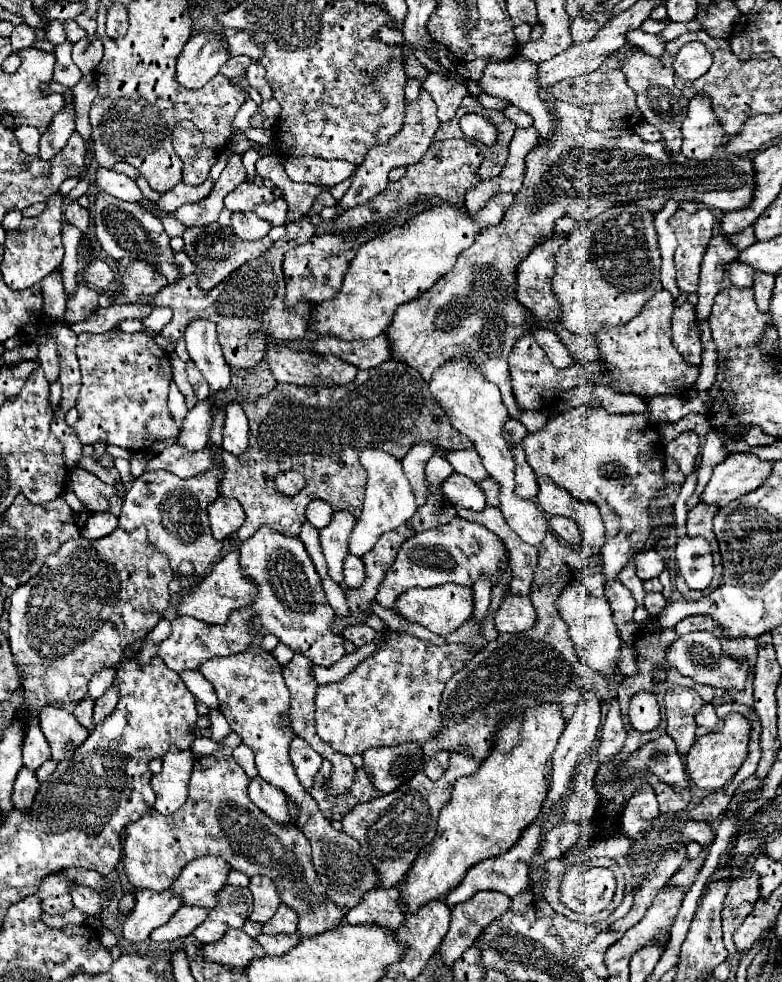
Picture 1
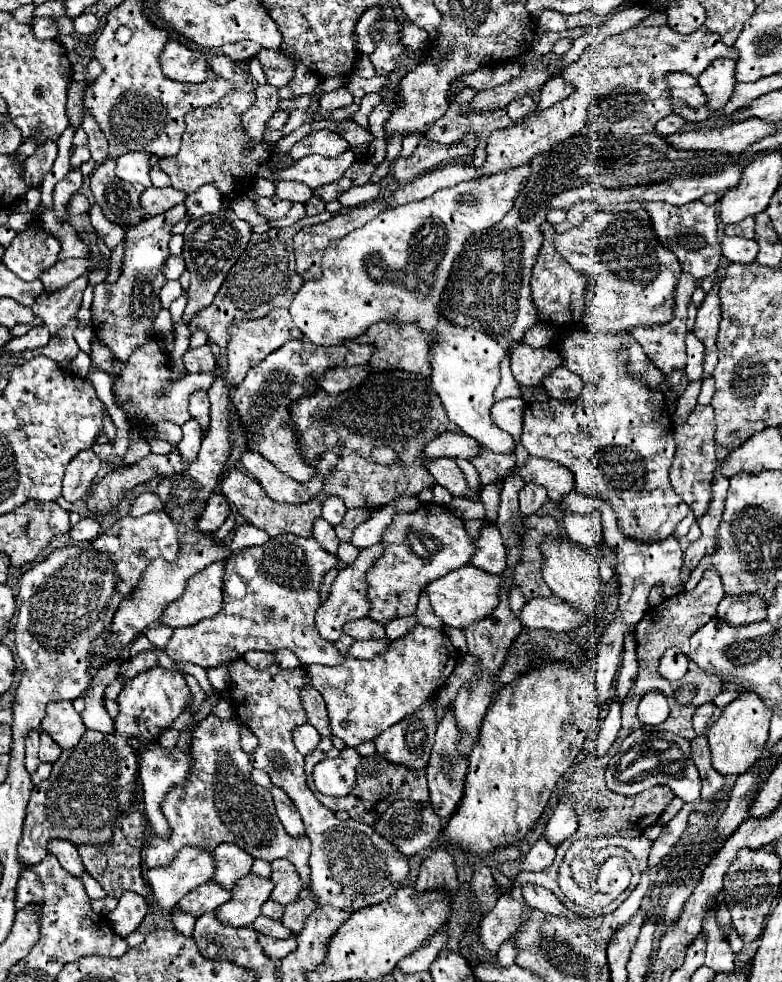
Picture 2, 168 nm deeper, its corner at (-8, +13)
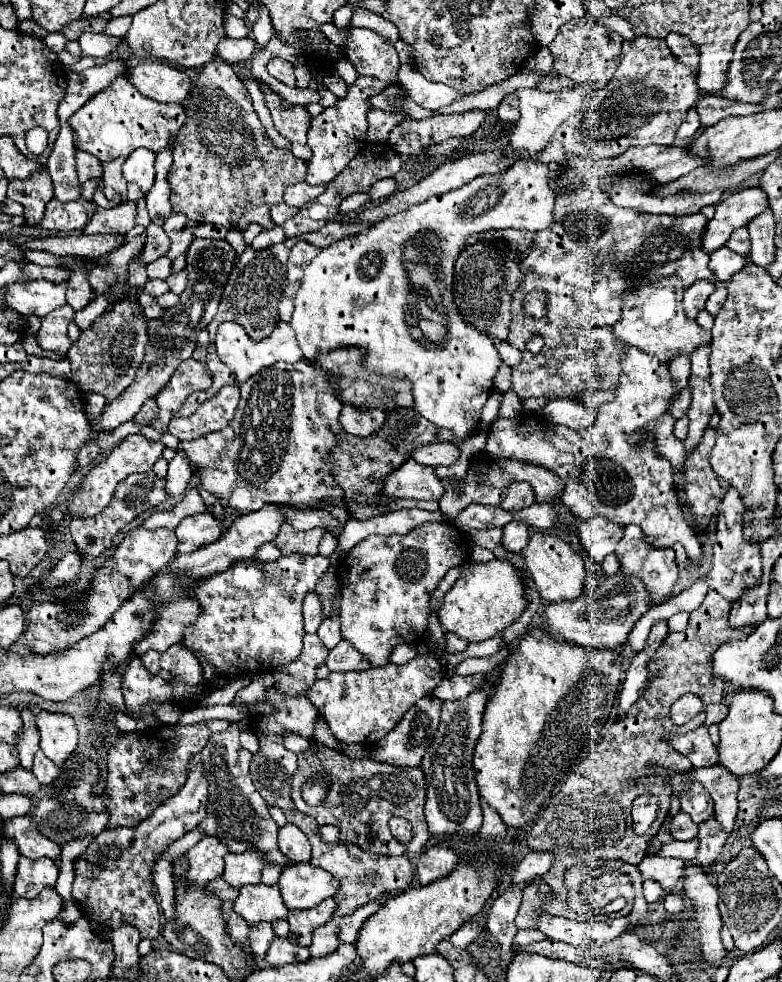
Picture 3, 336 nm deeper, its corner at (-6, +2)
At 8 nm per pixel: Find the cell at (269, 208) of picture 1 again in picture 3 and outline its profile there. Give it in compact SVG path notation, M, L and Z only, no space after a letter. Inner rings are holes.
M298 182L286 188L284 192L284 202L288 206L296 206L296 208L304 208L308 206L312 200L316 200L320 194L324 192L324 186L308 186L306 182Z

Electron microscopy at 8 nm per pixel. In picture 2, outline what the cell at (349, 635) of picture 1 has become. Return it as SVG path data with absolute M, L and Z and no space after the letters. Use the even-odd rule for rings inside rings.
M366 617L356 619L356 621L348 621L342 631L344 631L344 635L350 635L354 641L368 641L368 639L384 639L386 637L382 625L372 619L366 619Z

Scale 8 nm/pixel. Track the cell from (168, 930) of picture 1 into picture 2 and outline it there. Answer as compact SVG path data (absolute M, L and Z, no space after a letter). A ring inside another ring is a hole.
M208 881L196 889L192 889L192 893L188 893L184 899L180 899L178 907L184 913L190 913L194 917L200 917L206 911L218 909L224 901L228 901L228 897L232 897L232 893L220 885L216 885L214 881Z

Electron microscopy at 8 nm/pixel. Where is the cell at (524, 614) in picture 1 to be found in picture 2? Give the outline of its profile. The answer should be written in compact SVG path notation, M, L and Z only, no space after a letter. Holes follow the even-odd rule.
M536 597L528 601L522 609L520 615L522 625L534 627L534 629L548 629L556 633L572 633L578 629L590 631L592 625L588 627L584 621L582 613L576 613L572 605L566 605L566 601L560 601L560 597Z

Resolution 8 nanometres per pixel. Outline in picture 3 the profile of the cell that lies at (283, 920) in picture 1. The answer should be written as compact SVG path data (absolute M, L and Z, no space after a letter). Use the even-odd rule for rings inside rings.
M326 898L322 904L310 908L310 910L294 910L288 912L288 922L290 922L290 934L288 940L300 946L310 946L312 932L320 924L326 924L334 912L336 904L332 898Z

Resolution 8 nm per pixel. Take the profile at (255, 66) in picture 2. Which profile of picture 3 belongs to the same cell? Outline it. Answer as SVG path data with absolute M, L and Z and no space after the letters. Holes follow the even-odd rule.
M260 8L260 18L252 26L252 36L256 40L258 50L264 50L268 46L268 42L272 40L272 36L274 36L274 30L272 30L272 24L270 24L270 16L268 16L268 12L264 8Z

